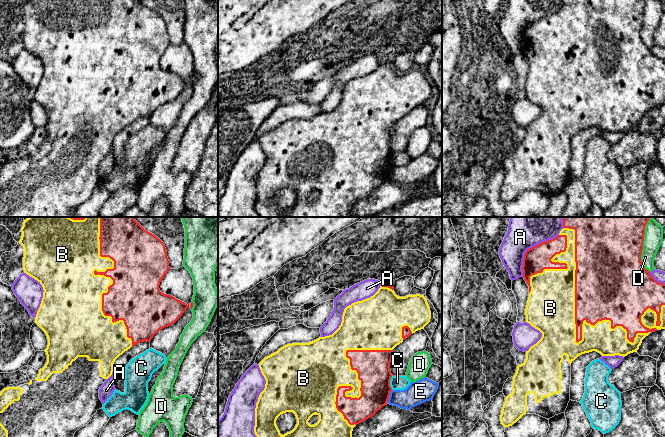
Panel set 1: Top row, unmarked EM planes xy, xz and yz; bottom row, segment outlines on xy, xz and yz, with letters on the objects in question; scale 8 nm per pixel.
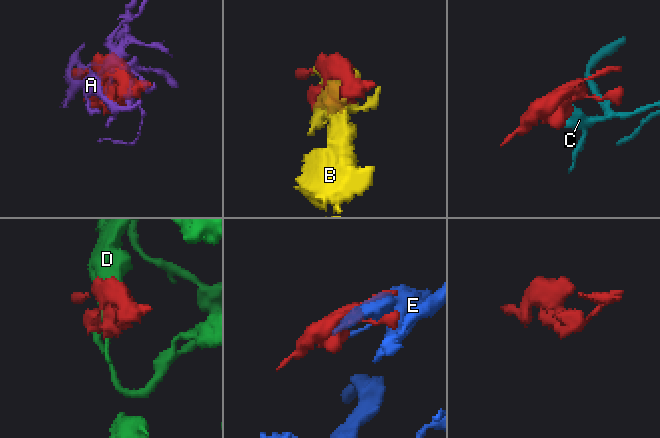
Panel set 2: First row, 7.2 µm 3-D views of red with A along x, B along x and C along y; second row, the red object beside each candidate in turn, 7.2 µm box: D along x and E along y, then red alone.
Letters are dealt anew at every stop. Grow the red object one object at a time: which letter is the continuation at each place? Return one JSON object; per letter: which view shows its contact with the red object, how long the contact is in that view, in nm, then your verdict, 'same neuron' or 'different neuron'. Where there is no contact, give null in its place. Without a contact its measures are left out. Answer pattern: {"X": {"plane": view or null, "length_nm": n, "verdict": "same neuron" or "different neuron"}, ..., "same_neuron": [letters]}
{"A": {"plane": "yz", "length_nm": 420, "verdict": "different neuron"}, "B": {"plane": "yz", "length_nm": 1100, "verdict": "same neuron"}, "C": {"plane": "xz", "length_nm": 120, "verdict": "different neuron"}, "D": {"plane": "yz", "length_nm": 440, "verdict": "different neuron"}, "E": {"plane": "xz", "length_nm": 100, "verdict": "different neuron"}, "same_neuron": ["B"]}

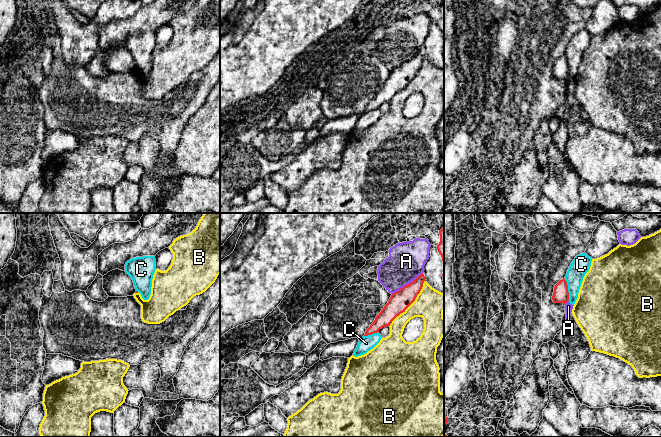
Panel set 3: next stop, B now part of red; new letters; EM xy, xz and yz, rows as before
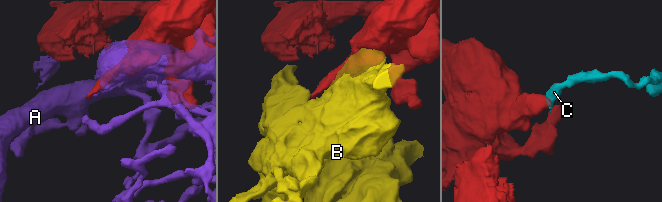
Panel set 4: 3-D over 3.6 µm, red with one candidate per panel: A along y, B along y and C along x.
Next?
{"A": {"plane": "xz", "length_nm": 300, "verdict": "different neuron"}, "B": {"plane": "xz", "length_nm": 480, "verdict": "different neuron"}, "C": {"plane": "yz", "length_nm": 180, "verdict": "different neuron"}, "same_neuron": []}

